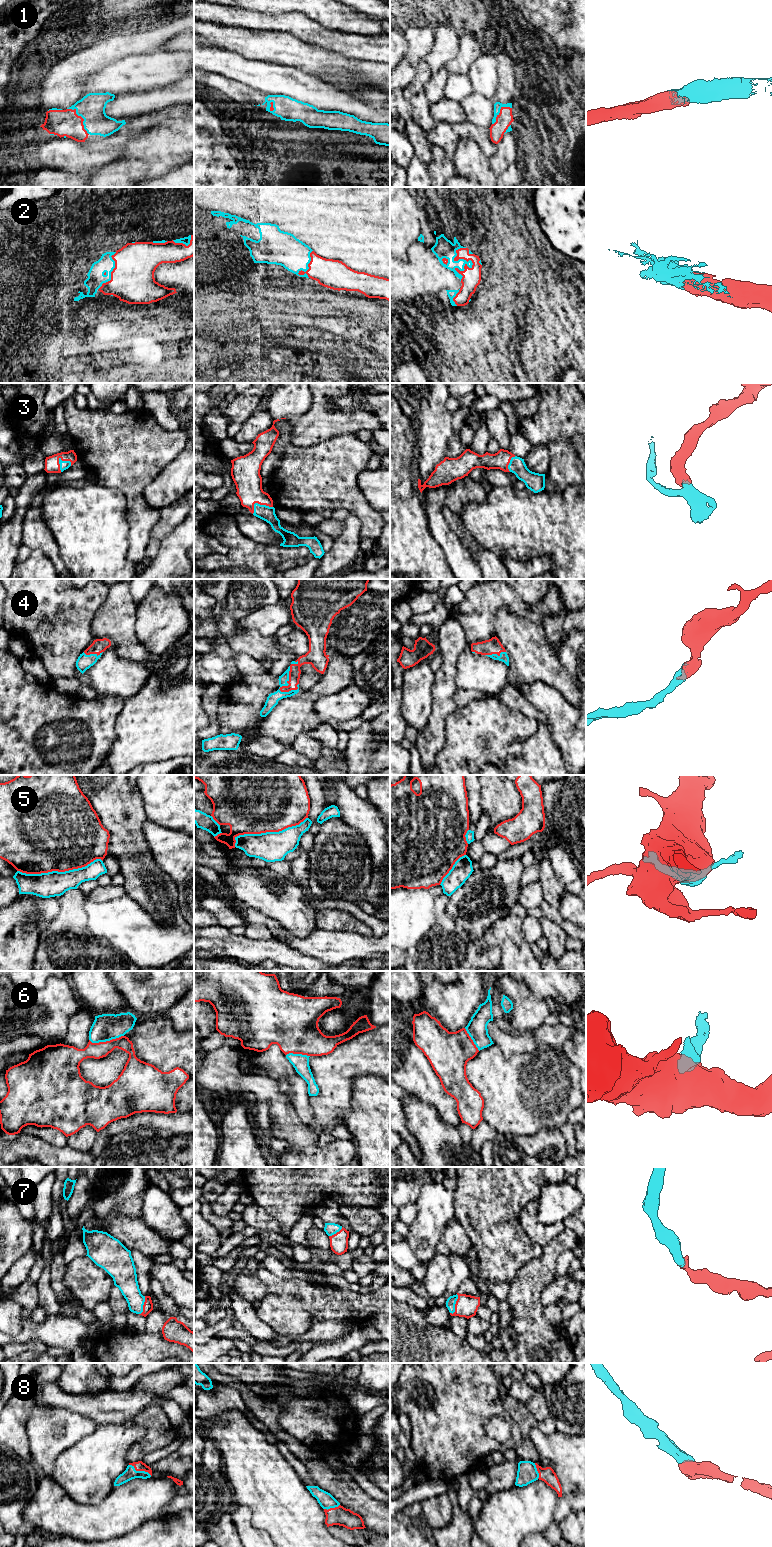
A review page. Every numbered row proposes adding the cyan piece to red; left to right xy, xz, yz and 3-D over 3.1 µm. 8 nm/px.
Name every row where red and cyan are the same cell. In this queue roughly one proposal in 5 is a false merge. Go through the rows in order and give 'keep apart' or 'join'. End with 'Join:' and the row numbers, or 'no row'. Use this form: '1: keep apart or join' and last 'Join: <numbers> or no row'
1: join
2: join
3: join
4: join
5: join
6: join
7: join
8: join
Join: 1, 2, 3, 4, 5, 6, 7, 8

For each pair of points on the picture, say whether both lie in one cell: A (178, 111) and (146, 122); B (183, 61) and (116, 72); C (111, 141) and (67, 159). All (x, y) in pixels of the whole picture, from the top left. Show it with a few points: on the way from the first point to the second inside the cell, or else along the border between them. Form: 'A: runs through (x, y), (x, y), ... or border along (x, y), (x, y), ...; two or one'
A: runs through (170, 113), (154, 118); one
B: runs through (166, 67), (147, 72), (133, 72); one
C: border along (121, 146), (115, 146), (112, 149); two

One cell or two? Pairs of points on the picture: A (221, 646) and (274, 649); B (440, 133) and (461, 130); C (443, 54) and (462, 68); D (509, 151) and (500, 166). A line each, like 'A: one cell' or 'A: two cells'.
A: two cells
B: two cells
C: two cells
D: one cell

